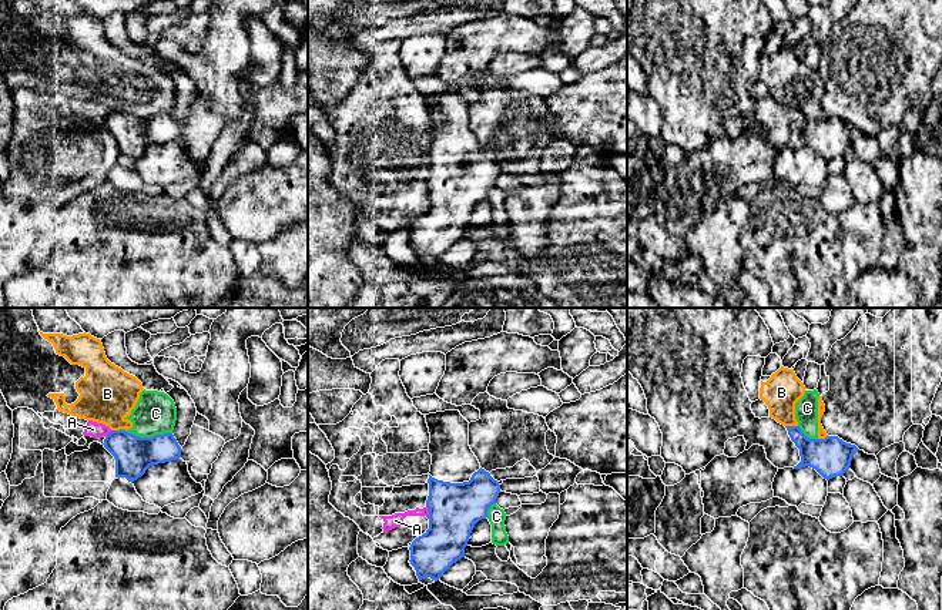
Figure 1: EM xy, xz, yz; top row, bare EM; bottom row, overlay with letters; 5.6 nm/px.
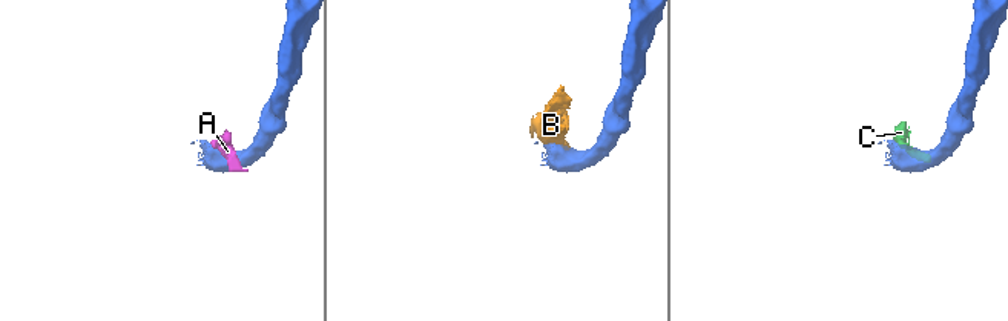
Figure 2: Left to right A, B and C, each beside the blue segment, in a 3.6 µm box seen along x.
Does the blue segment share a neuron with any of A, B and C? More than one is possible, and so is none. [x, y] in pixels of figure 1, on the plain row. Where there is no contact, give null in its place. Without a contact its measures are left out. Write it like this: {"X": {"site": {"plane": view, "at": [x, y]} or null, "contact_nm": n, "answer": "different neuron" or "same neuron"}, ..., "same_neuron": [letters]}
{"A": {"site": {"plane": "xz", "at": [429, 191]}, "contact_nm": 70, "answer": "different neuron"}, "B": {"site": {"plane": "yz", "at": [791, 107]}, "contact_nm": 70, "answer": "different neuron"}, "C": {"site": {"plane": "xy", "at": [146, 119]}, "contact_nm": 300, "answer": "different neuron"}, "same_neuron": []}

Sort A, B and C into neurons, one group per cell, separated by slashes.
A / B C

